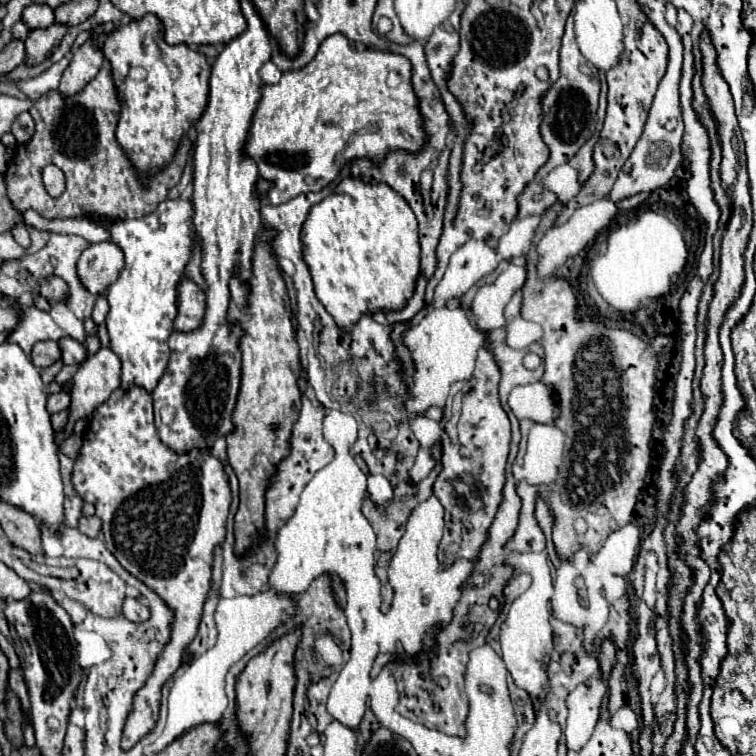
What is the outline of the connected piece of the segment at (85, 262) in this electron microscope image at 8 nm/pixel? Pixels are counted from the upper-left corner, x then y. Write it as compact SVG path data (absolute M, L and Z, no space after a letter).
M99 242L91 244L79 258L77 278L91 292L105 292L123 270L123 252L117 244Z

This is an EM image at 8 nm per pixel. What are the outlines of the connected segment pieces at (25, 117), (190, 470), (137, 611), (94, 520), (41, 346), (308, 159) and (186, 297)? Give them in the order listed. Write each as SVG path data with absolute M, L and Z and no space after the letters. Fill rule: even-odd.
M103 64L99 74L79 94L73 98L63 98L61 102L61 106L53 106L53 92L45 94L41 100L33 102L29 112L19 114L11 128L11 134L19 144L17 156L11 158L5 172L7 196L13 208L19 214L31 208L47 218L101 216L109 222L143 218L151 214L157 204L167 198L167 192L179 182L191 150L191 140L183 136L171 164L141 180L133 168L133 162L115 138L121 104L117 100L109 64ZM47 164L57 164L65 174L65 192L57 198L47 194L41 180L41 172Z
M117 388L109 396L109 400L103 402L87 418L87 422L89 424L83 434L83 448L73 468L73 486L85 502L95 504L95 514L103 520L105 544L121 562L121 566L127 568L135 578L145 582L151 590L155 590L167 602L167 606L175 610L171 640L159 656L147 684L137 692L131 718L127 718L121 742L121 746L127 750L135 742L139 742L139 738L143 738L143 734L147 734L147 730L151 730L151 726L155 724L155 718L159 714L161 688L167 678L181 666L183 650L197 634L203 604L211 588L213 548L225 538L231 490L223 464L213 458L209 450L191 450L187 454L175 454L173 450L167 450L163 442L159 442L153 424L151 394L147 394L145 390L129 390L127 394L123 394L123 390Z
M129 598L129 602L123 604L123 616L131 622L145 622L149 618L149 608L137 598Z
M81 516L79 518L79 530L83 534L87 534L89 538L95 538L99 534L99 530L101 530L101 520L97 516L89 516L89 518Z
M37 342L33 346L33 352L31 352L31 362L37 366L37 368L47 368L51 366L53 362L57 362L61 358L61 350L59 350L59 344L57 342Z
M333 34L325 38L315 54L315 58L301 70L283 72L277 84L261 86L261 100L251 118L249 136L245 142L245 156L249 156L257 168L259 176L271 182L265 198L271 206L289 202L291 198L305 192L319 192L333 178L337 178L339 168L353 158L383 158L387 150L419 150L423 146L425 134L421 126L421 114L415 102L415 92L411 86L411 64L401 54L363 50L357 52L347 38ZM395 72L397 80L389 80Z
M181 278L177 284L177 316L173 322L175 330L195 330L205 314L205 292L189 278Z

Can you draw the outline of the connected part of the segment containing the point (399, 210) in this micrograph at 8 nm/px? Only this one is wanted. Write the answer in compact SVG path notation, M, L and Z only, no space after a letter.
M343 178L337 186L337 190L323 198L319 204L311 206L303 228L301 228L301 242L303 242L303 260L309 268L309 274L313 278L313 286L315 286L315 294L319 298L319 302L325 306L325 310L335 318L337 326L343 326L345 330L349 330L365 312L377 312L377 310L401 310L407 302L407 298L411 298L413 294L413 286L415 286L415 278L419 276L419 238L417 238L417 222L415 222L415 214L413 210L407 206L405 198L401 194L397 194L391 186L383 184L383 182L365 182L363 178Z

